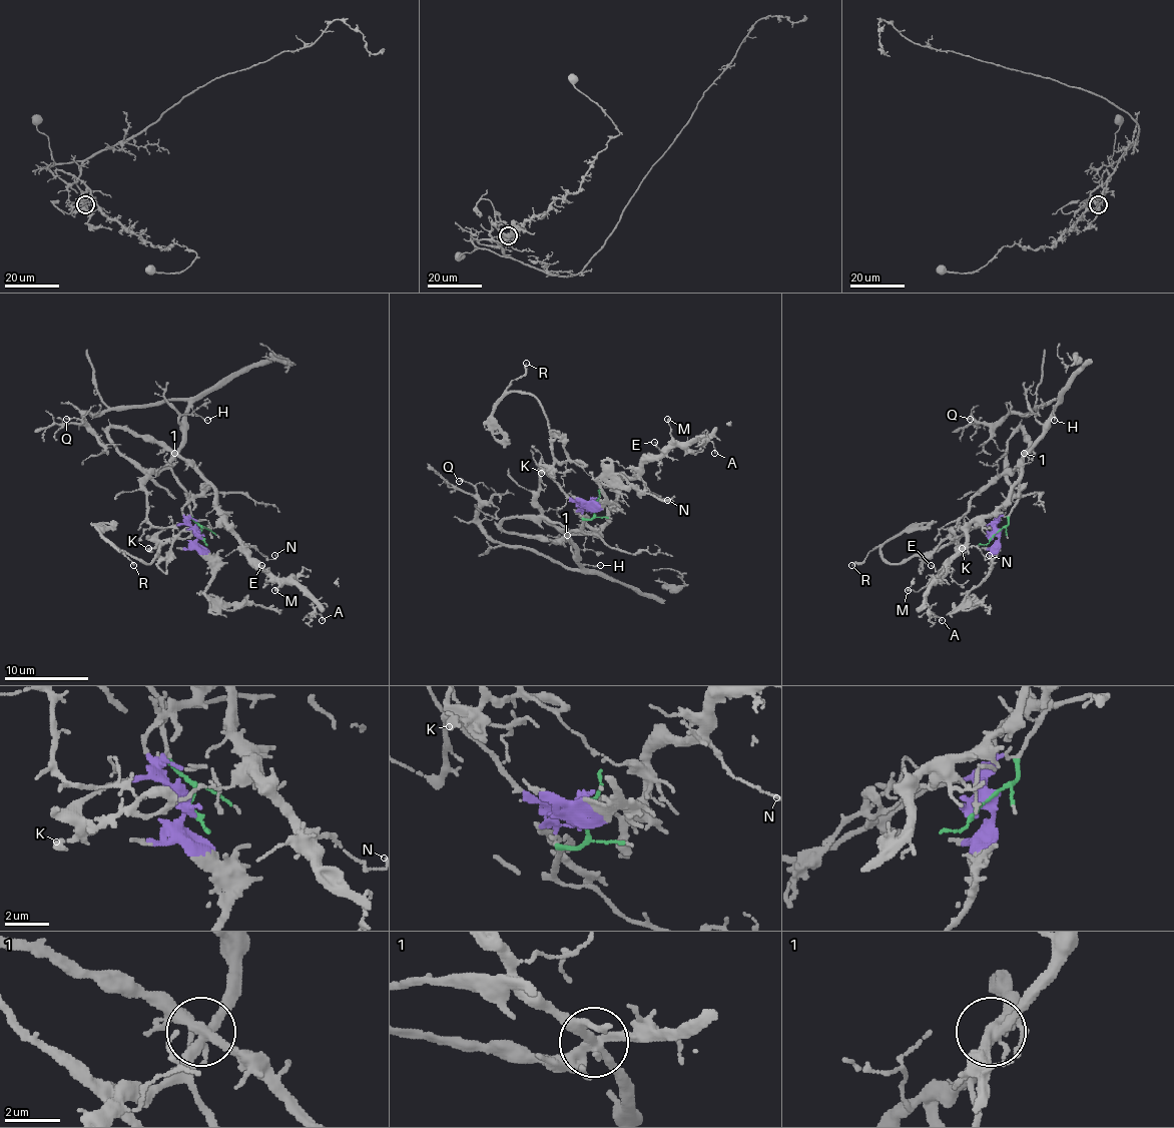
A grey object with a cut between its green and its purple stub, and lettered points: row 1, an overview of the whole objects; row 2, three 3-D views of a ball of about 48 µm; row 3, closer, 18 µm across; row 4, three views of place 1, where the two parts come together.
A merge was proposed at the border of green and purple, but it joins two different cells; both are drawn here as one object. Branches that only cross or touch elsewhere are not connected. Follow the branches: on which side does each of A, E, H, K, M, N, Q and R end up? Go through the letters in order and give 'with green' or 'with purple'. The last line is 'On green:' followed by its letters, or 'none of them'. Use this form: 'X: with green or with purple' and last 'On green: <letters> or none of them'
A: with purple
E: with purple
H: with green
K: with purple
M: with purple
N: with purple
Q: with green
R: with purple
On green: H, Q

